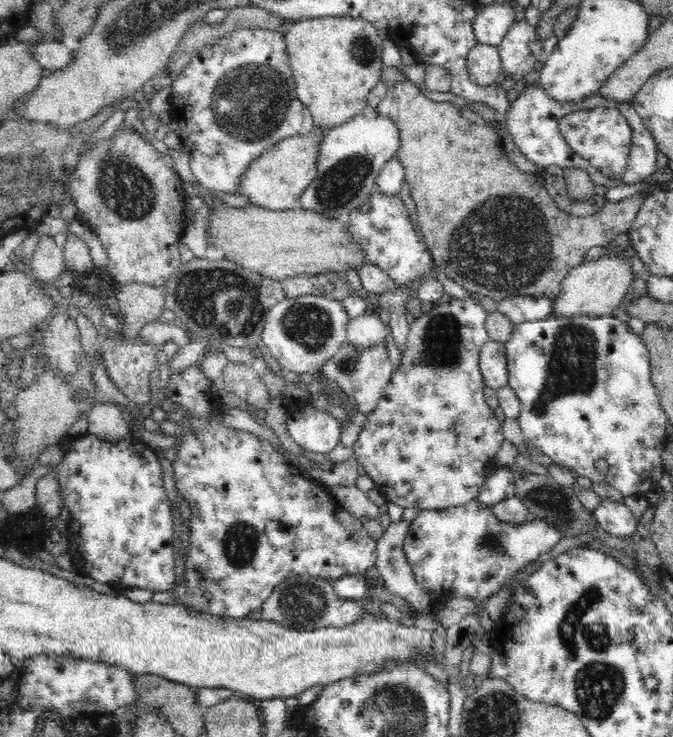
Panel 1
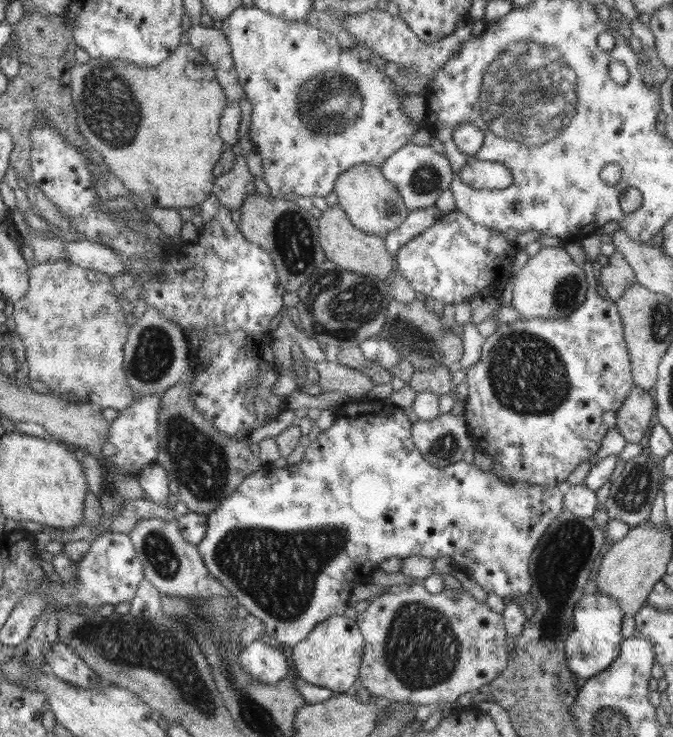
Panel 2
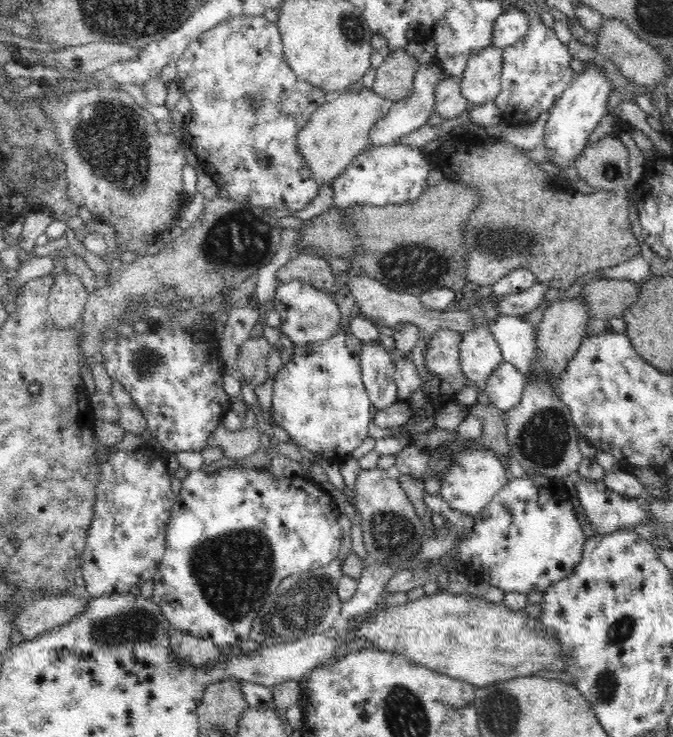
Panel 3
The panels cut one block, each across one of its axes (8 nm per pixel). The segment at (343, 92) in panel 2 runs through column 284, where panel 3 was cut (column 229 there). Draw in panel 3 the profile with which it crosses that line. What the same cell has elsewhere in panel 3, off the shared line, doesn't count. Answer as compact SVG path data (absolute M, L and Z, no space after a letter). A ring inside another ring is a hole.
M244 16L222 22L192 39L188 48L175 63L178 70L176 83L180 81L180 87L182 87L182 91L186 93L192 105L191 113L183 116L183 124L181 126L183 128L182 145L184 148L188 146L195 150L196 158L198 159L197 168L206 170L217 186L223 190L223 194L240 204L251 204L252 206L265 206L266 208L271 207L289 211L304 210L316 198L320 184L314 180L311 170L303 162L303 156L299 153L295 140L300 129L304 128L304 125L310 120L312 113L316 112L316 109L326 102L324 97L326 94L320 88L312 87L312 84L305 83L296 77L295 72L285 59L282 35L277 24L269 22L264 16Z

